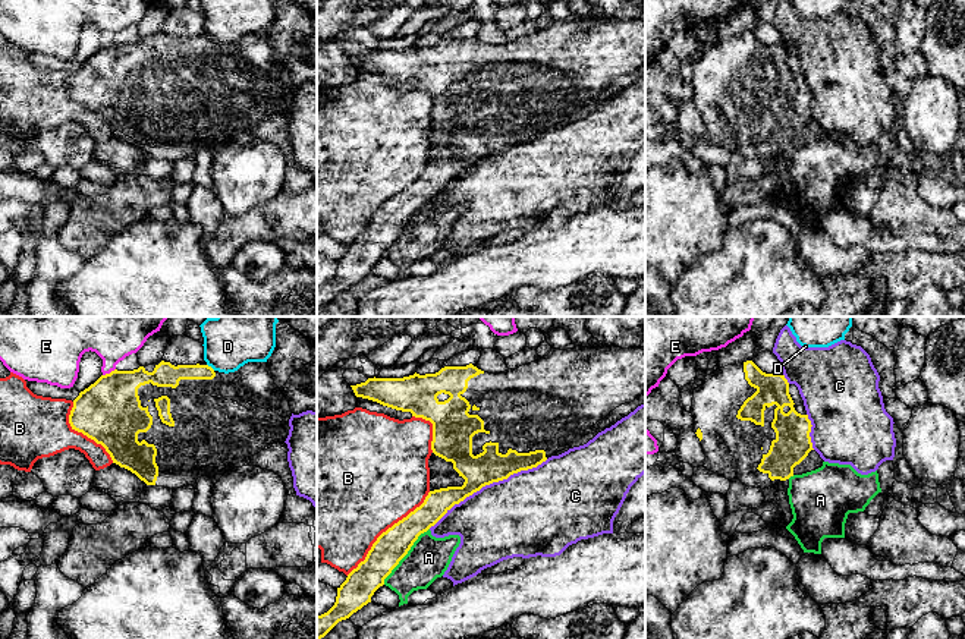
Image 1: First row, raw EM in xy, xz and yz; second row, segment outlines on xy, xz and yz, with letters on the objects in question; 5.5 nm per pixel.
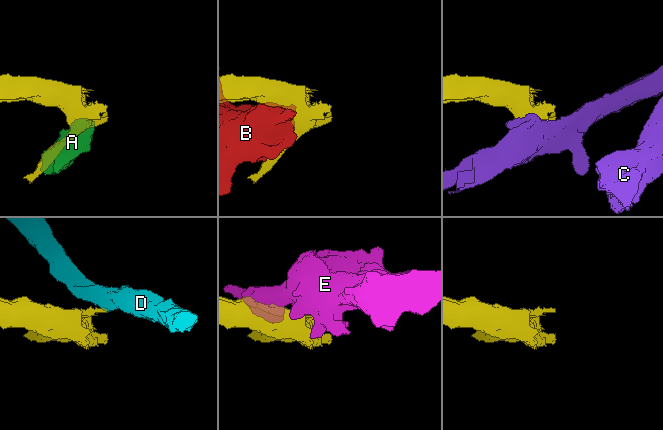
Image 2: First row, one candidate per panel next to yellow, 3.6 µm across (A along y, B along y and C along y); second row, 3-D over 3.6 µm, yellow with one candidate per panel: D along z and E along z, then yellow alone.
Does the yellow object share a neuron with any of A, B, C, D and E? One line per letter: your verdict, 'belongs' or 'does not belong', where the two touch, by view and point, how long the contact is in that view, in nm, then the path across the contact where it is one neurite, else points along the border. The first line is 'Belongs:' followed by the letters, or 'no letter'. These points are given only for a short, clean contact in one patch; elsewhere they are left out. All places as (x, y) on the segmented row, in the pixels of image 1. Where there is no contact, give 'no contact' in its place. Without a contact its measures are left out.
Belongs: no letter
A: does not belong; meets yellow in xz at (405, 554); contact 400 nm long
B: does not belong; meets yellow in xz at (387, 529); contact 650 nm long
C: does not belong; meets yellow in xz at (487, 484); contact 750 nm long
D: does not belong; meets yellow in xy at (210, 367); contact 60 nm long; border along xy (207, 364), (214, 370)
E: does not belong; meets yellow in xy at (110, 372); contact 80 nm long

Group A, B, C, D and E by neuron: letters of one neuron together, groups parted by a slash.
A / B / C / D / E

